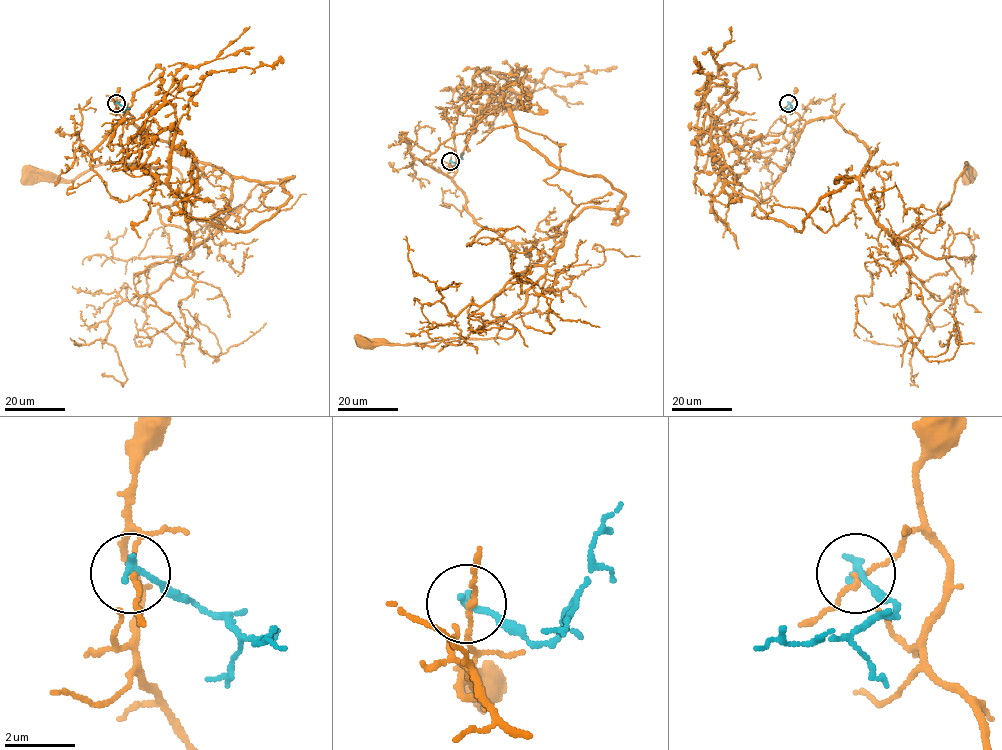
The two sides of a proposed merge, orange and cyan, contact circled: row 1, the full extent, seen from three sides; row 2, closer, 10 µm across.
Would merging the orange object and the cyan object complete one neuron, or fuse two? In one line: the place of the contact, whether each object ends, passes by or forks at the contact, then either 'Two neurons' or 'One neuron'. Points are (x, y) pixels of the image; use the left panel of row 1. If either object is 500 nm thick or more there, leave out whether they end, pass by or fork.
Place: (116, 103). At the ring orange passes by. At the ring cyan ends. Two neurons

